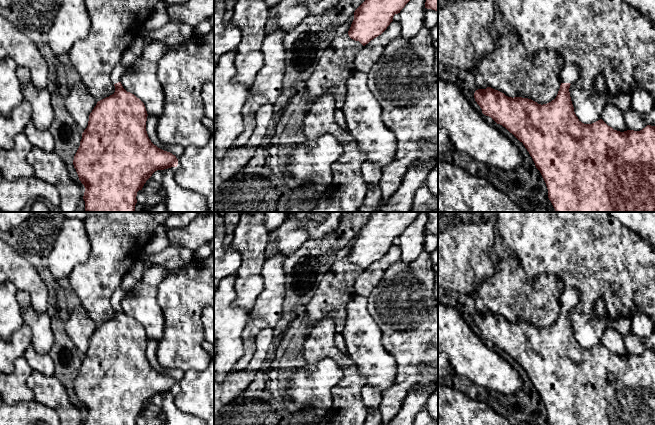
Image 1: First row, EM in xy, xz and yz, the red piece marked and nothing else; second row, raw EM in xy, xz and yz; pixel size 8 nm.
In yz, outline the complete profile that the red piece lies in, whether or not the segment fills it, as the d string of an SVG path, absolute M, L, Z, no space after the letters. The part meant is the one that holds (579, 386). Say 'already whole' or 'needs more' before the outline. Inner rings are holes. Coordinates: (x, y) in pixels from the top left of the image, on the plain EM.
needs more; M566 288L560 296L561 309L556 322L543 329L538 328L537 326L528 322L508 321L504 317L491 311L476 314L474 317L474 322L482 333L482 337L484 339L491 341L497 348L505 351L520 366L523 367L546 407L548 422L550 425L655 425L655 350L647 349L640 355L627 354L620 356L608 350L602 343L592 348L582 347L574 336L574 331L569 316L570 309L576 305L579 300L579 290L575 288Z

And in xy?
needs more; M119 286L111 296L115 316L97 326L74 380L74 392L85 411L84 425L137 425L137 416L155 395L178 389L175 379L158 372L149 363L145 329L123 312L120 305L124 295Z

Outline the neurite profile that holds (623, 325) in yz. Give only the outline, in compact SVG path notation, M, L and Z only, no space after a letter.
M598 299L593 307L593 314L604 318L614 329L616 329L622 336L631 333L631 321L629 318L619 318L612 320L608 317L605 303L602 299Z

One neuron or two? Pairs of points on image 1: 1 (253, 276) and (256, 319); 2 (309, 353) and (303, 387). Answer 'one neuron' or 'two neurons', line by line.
1: two neurons
2: two neurons

